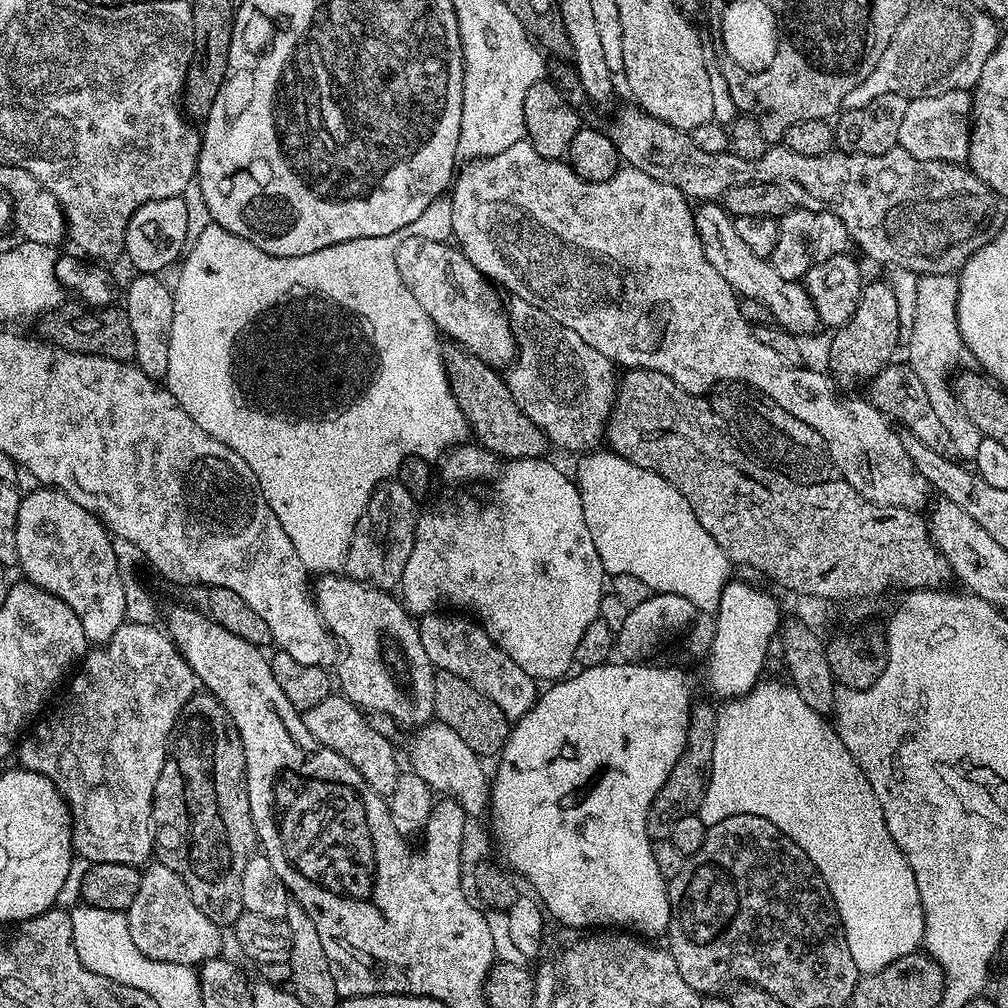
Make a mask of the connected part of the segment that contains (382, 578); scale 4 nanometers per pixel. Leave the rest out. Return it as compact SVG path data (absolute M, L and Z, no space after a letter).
M393 478L383 481L372 490L370 502L366 502L366 510L362 518L358 518L358 526L354 526L354 534L350 538L348 553L344 559L343 571L348 579L357 580L359 584L368 584L372 588L392 590L399 585L402 578L402 570L406 570L406 561L410 559L410 550L414 550L414 538L416 537L416 521L418 519L417 497L406 490L399 480Z

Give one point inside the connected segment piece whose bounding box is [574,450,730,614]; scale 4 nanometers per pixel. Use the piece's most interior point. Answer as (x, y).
(641, 525)

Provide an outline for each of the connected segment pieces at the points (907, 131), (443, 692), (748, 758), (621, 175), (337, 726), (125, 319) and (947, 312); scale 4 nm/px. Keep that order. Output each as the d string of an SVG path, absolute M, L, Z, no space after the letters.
M950 90L946 94L909 99L906 114L902 117L902 126L898 130L899 147L914 154L914 158L959 164L967 161L971 133L972 92Z
M436 672L434 716L439 723L450 726L450 730L454 730L454 734L458 734L458 738L462 738L462 742L466 742L466 746L470 746L470 750L474 750L476 755L481 758L499 757L504 743L508 741L510 721L506 718L506 714L502 714L502 710L498 710L498 706L494 702L490 702L490 698L486 698L486 694L474 690L474 686L470 686L470 682L458 678L458 674Z
M761 679L760 683L754 685L744 696L737 696L729 699L728 704L722 707L716 714L716 737L714 738L714 754L712 755L712 770L708 774L708 789L700 803L698 815L707 826L722 822L722 818L730 818L734 814L758 814L758 818L766 818L766 822L774 822L786 838L790 838L798 847L805 852L814 862L831 896L835 899L836 909L839 910L839 918L843 923L843 930L846 934L847 945L850 947L851 957L854 964L862 974L880 972L886 966L895 961L903 960L905 956L913 955L923 943L924 939L924 911L922 910L921 899L918 895L917 882L914 881L914 872L909 863L906 862L905 855L898 850L894 838L890 838L890 830L886 830L886 818L862 766L854 762L850 750L842 742L842 738L836 733L835 727L825 717L820 716L810 706L806 706L806 701L802 694L790 682L779 684L776 680Z
M523 139L514 146L506 146L506 150L502 150L502 154L481 156L479 160L467 161L455 173L454 183L450 188L450 199L454 218L452 236L465 258L474 262L474 266L478 266L478 270L487 276L489 281L499 285L501 289L503 289L502 287L509 288L512 296L530 302L530 306L538 306L538 310L546 310L546 314L550 314L550 318L554 318L554 322L562 322L562 326L574 330L574 334L578 334L578 338L582 338L582 342L586 342L586 346L594 346L594 350L598 350L598 354L606 354L606 358L610 358L613 364L624 370L630 368L658 370L662 374L666 374L666 378L678 382L678 386L682 386L682 390L697 394L711 393L721 382L748 385L751 389L770 397L788 414L793 414L799 421L806 422L812 429L818 430L827 444L833 467L839 477L854 487L854 490L857 490L858 494L861 494L867 501L878 505L920 508L922 507L920 505L927 500L930 485L918 474L916 467L910 462L906 448L902 445L899 431L884 413L878 411L867 399L852 398L850 394L840 394L844 396L837 397L834 392L834 390L836 391L835 385L827 373L804 368L805 366L800 364L788 363L770 346L763 345L758 338L754 338L753 325L749 324L741 314L740 300L736 292L726 282L726 278L722 278L722 274L718 274L714 270L714 266L710 266L710 258L706 258L700 231L696 229L696 214L693 205L682 190L678 190L666 182L658 182L658 178L650 178L650 174L642 174L642 170L627 166L621 167L620 171L614 174L614 178L610 178L606 182L586 182L582 178L578 178L578 174L574 174L572 167L563 159L542 158L542 154L538 154L538 150L534 150L534 146L529 144L527 139Z
M329 694L325 700L318 702L318 706L310 706L310 710L302 715L306 730L310 730L310 734L314 734L322 746L342 754L342 758L346 758L346 762L350 762L350 766L354 766L354 770L358 770L358 774L362 774L362 778L366 778L366 782L380 796L391 796L402 765L396 761L396 752L388 741L389 737L377 730L375 723L370 722L361 709L342 694Z
M65 302L59 308L55 308L53 312L45 312L43 316L39 317L37 324L40 325L37 326L35 335L67 352L94 354L125 362L135 361L134 330L130 330L130 318L123 307L93 308L76 304Z
M953 274L920 276L918 307L914 310L914 330L910 330L910 338L906 341L906 348L908 348L906 363L914 370L914 374L918 374L922 386L926 386L930 406L934 406L934 414L938 422L942 422L947 443L952 443L951 451L957 457L975 458L982 437L978 426L974 426L974 422L970 422L970 418L966 416L966 410L962 410L953 385L950 383L957 371L956 363L959 362L960 355L965 355L966 352L958 326L959 293L960 282Z

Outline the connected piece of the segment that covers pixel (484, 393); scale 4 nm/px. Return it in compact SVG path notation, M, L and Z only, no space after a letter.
M459 346L449 347L445 351L444 365L452 384L452 397L462 410L475 443L505 461L538 460L549 455L550 445L546 434L542 434L542 430L538 430L538 426L534 426L534 422L518 410L518 402L514 402L510 394L507 379L501 373L499 376L493 365Z

